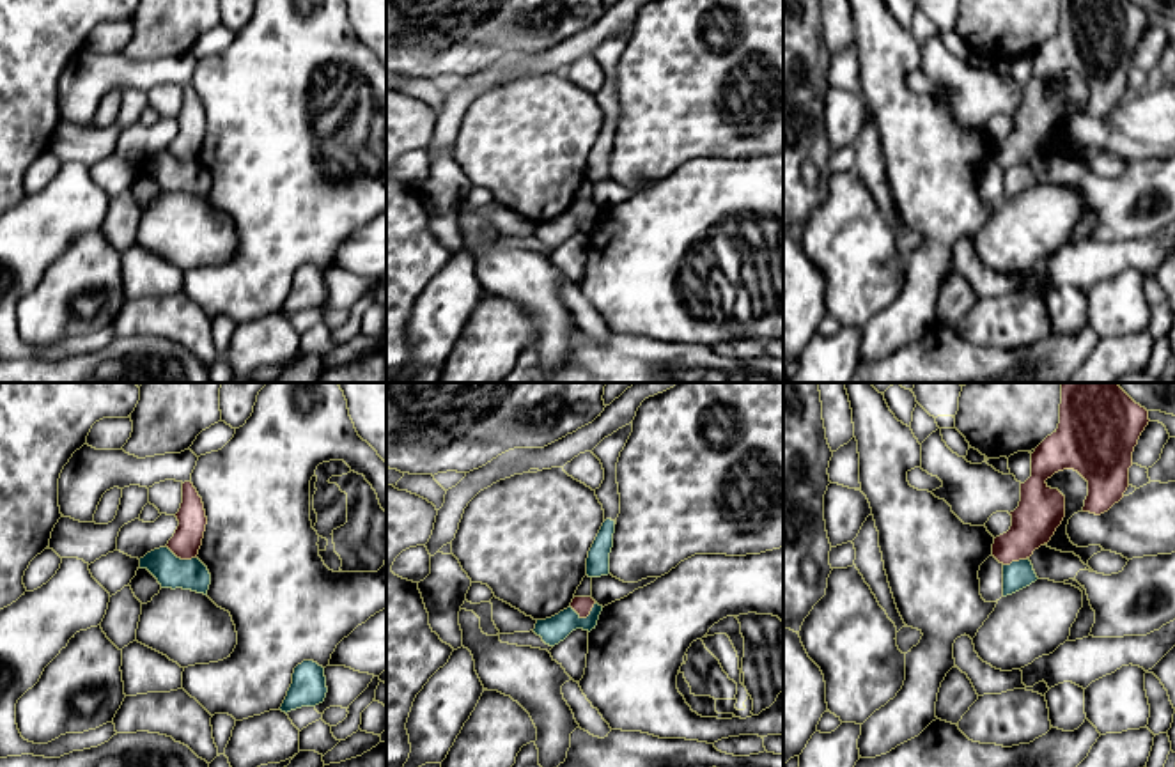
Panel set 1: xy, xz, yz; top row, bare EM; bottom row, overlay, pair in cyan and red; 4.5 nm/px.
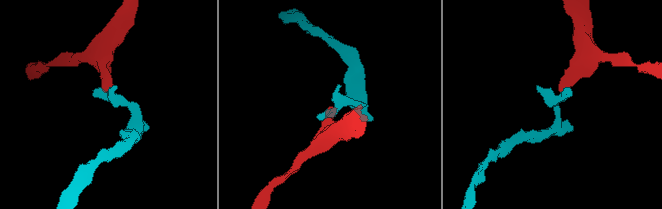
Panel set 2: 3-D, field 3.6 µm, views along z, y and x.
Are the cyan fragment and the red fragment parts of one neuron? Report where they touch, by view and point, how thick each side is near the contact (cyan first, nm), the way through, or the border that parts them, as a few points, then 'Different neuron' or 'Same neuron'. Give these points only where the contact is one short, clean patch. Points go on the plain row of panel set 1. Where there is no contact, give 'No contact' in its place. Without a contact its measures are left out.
Touches cyan at xz (583, 222). Thickness 120 nm (cyan) against 80 nm. Boundary: xz (596, 206), (585, 220), (580, 220), (569, 209). Different neuron

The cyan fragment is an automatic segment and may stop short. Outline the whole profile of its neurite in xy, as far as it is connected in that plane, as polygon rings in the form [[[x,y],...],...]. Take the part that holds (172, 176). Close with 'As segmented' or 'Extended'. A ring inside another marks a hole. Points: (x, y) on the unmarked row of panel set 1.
[[[160,151],[140,161],[140,172],[147,172],[161,191],[183,191],[207,198],[211,177],[198,163],[181,163],[168,151]]]. As segmented

